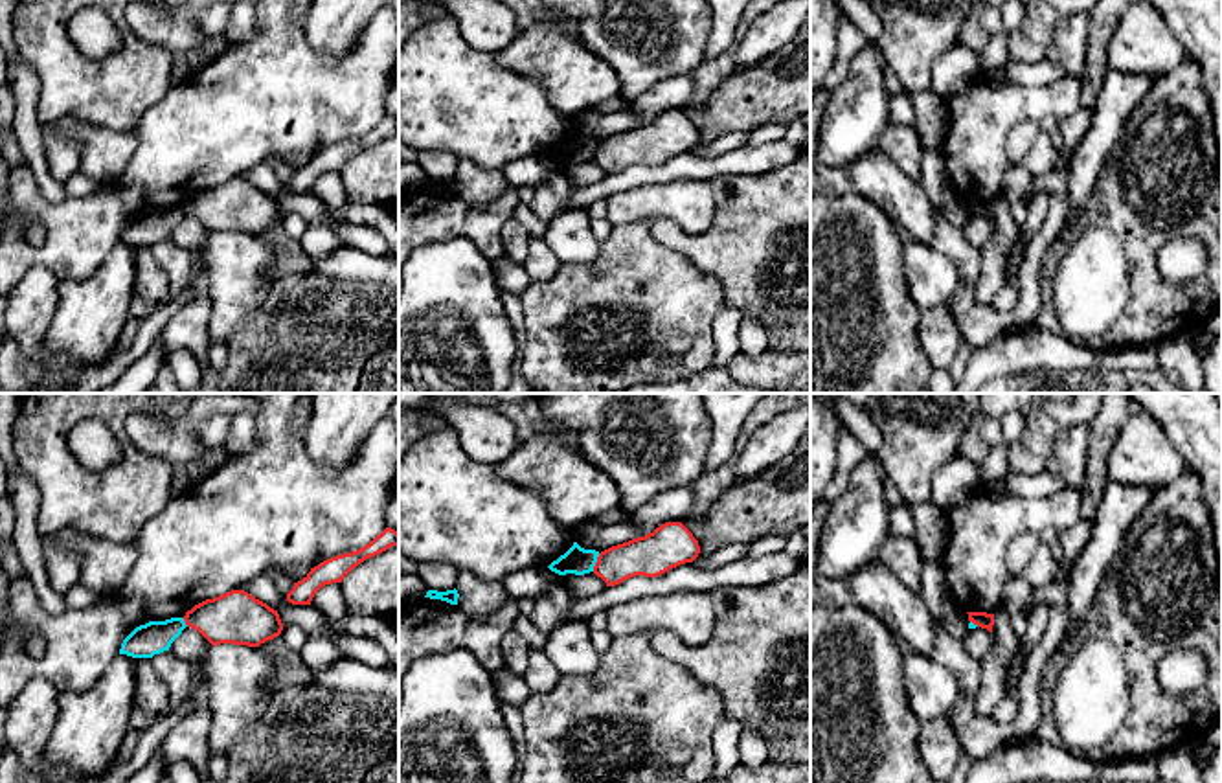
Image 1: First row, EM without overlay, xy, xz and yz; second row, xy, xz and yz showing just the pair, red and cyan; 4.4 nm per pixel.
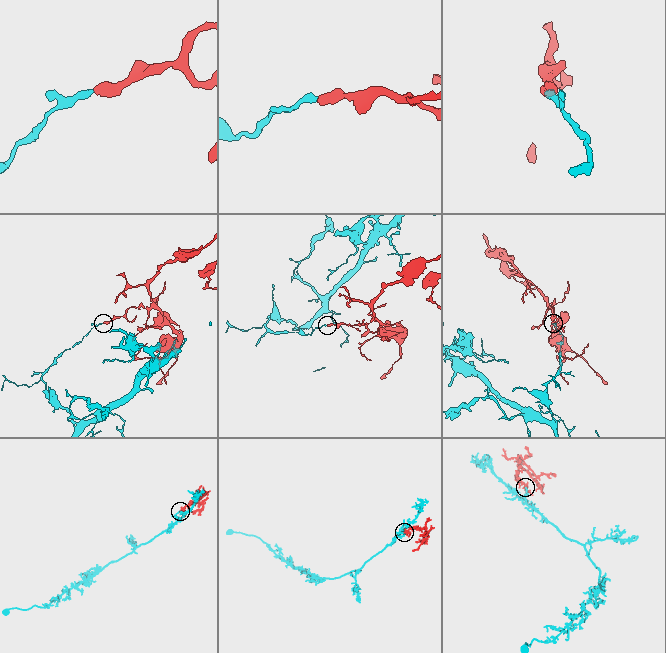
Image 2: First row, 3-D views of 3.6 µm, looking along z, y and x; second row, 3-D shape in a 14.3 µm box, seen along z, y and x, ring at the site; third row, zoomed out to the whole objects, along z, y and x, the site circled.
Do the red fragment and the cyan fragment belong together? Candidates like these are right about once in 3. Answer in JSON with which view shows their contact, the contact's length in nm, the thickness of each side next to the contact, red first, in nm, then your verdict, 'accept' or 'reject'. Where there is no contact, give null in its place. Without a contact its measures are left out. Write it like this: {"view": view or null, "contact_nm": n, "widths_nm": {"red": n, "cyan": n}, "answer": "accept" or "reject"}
{"view": "xz", "contact_nm": 90, "widths_nm": {"red": 190, "cyan": 120}, "answer": "reject"}

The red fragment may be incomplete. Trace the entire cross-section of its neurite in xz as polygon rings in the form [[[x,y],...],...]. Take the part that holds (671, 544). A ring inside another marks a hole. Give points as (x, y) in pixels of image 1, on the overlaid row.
[[[665,522],[645,537],[601,551],[594,573],[606,586],[616,586],[636,575],[658,577],[671,568],[693,562],[698,553],[698,540],[682,522]]]

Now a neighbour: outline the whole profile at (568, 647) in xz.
[[[566,621],[551,630],[544,652],[560,676],[586,676],[599,665],[599,652],[590,641],[590,629],[584,621]]]

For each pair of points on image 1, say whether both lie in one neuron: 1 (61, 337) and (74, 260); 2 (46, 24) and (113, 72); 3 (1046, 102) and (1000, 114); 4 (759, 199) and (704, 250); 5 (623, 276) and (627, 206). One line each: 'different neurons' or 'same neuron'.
1: different neurons
2: same neuron
3: same neuron
4: same neuron
5: different neurons

